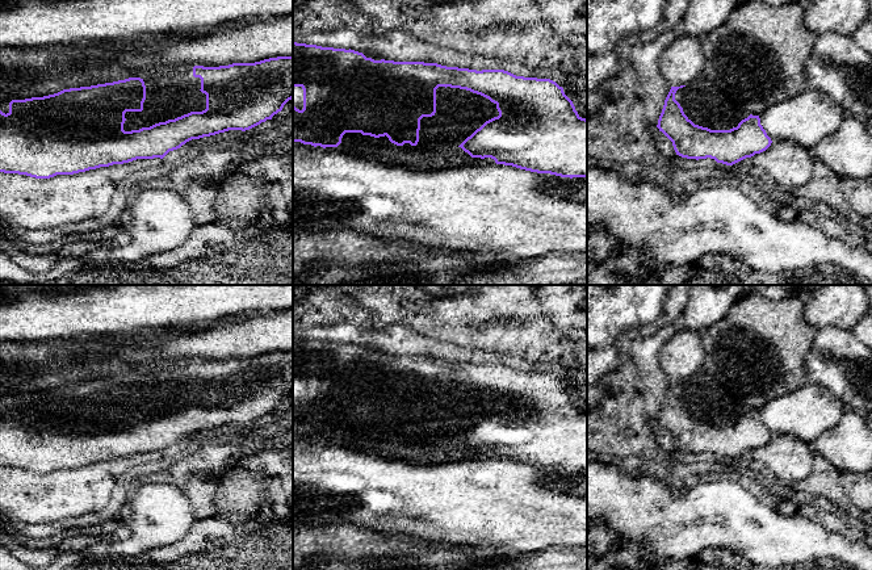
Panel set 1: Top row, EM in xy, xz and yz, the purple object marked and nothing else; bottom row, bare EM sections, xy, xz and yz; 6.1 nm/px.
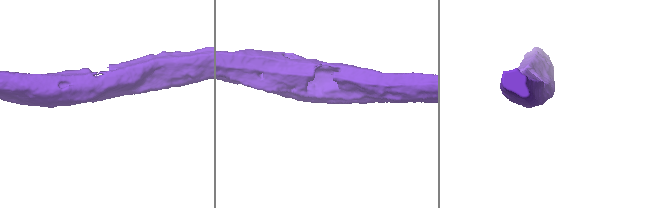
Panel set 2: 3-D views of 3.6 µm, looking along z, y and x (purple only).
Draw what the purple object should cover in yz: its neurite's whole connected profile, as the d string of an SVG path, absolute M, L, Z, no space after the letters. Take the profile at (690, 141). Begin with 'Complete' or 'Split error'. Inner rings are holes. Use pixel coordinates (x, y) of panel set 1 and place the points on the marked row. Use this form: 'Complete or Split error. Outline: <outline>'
Split error. Outline: M701 76L686 85L671 87L657 127L672 142L676 155L696 160L710 158L726 165L760 154L772 143L759 116L730 104L713 83Z

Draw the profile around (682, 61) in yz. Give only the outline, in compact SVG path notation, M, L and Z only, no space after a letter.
M682 33L661 54L659 70L670 87L680 87L700 76L705 64L701 38Z

